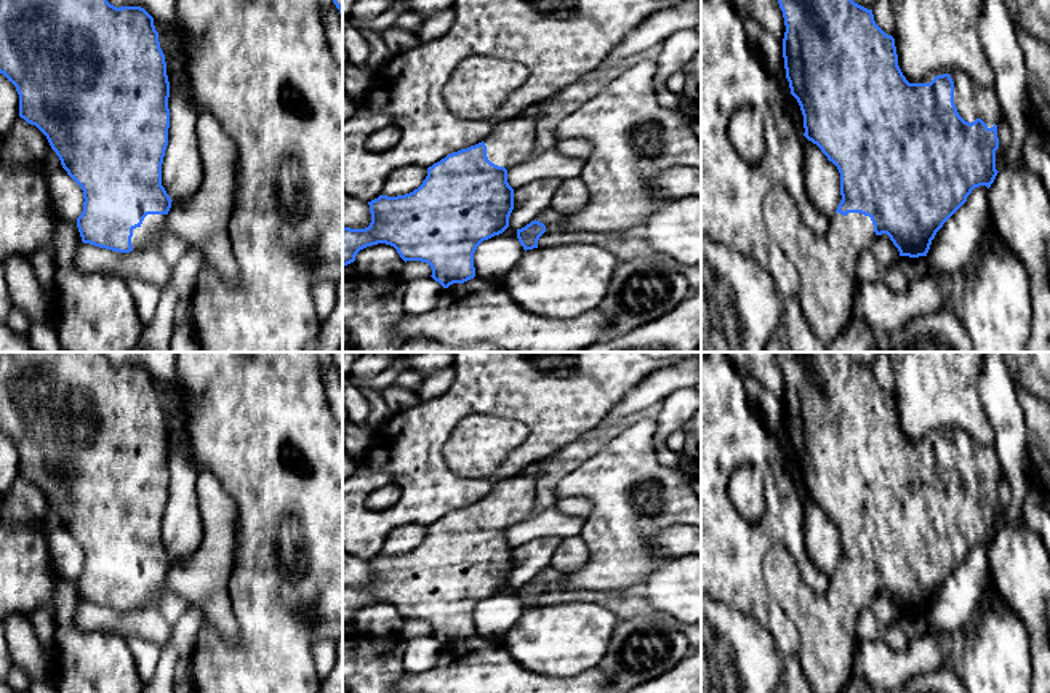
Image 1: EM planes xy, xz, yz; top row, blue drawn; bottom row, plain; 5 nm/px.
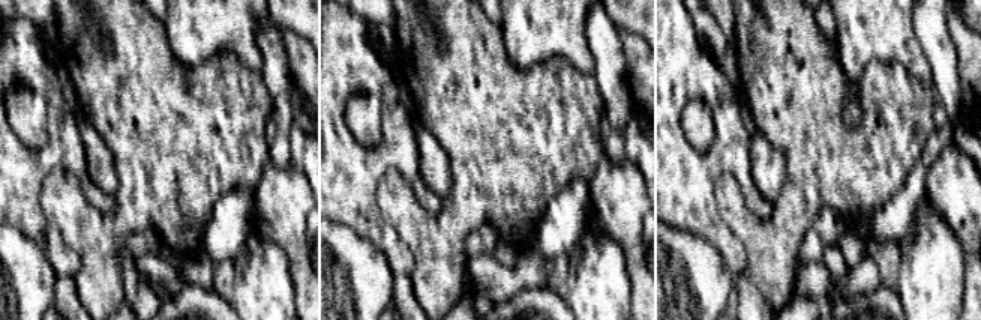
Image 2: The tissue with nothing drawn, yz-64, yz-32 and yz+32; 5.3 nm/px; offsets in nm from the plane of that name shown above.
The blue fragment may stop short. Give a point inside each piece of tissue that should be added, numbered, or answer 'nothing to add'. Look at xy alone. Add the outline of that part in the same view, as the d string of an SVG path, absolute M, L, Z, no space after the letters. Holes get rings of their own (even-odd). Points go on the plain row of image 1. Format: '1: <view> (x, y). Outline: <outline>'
1: xy (152, 584). Outline: M147 573L142 583L133 587L133 610L144 608L150 600L157 599L166 583L166 573Z

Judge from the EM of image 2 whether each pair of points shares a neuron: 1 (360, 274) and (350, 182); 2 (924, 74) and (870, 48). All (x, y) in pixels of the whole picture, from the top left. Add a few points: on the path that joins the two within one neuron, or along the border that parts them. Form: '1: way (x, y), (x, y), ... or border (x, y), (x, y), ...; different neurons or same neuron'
1: border (335, 223), (350, 226), (384, 253); different neurons
2: way (911, 60), (899, 48), (884, 48); same neuron

